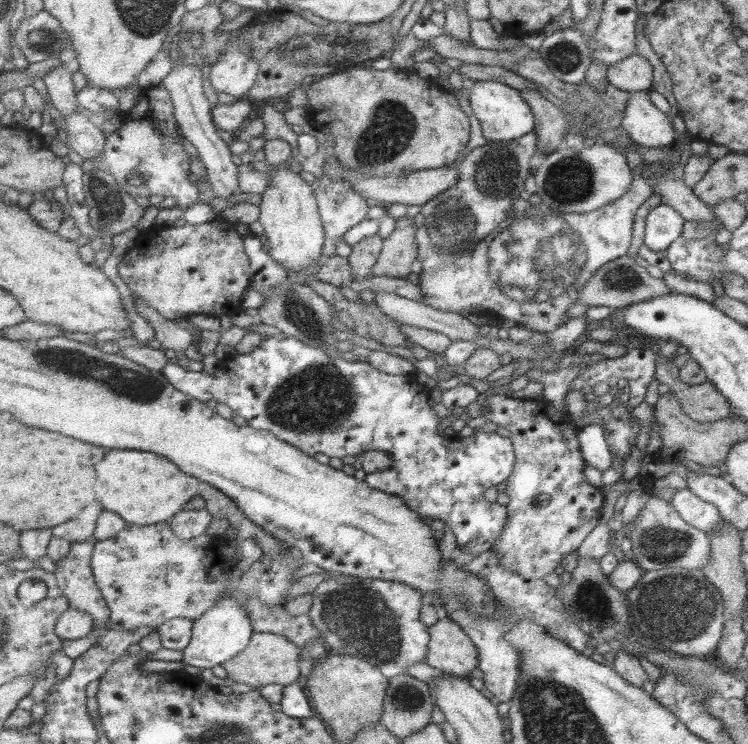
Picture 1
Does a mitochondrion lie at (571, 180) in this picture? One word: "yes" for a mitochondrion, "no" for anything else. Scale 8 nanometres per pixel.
yes

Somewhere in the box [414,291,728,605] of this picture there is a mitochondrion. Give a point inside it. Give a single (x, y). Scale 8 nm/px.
(661, 544)

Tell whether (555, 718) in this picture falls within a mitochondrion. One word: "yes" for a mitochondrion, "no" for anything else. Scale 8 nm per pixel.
yes

